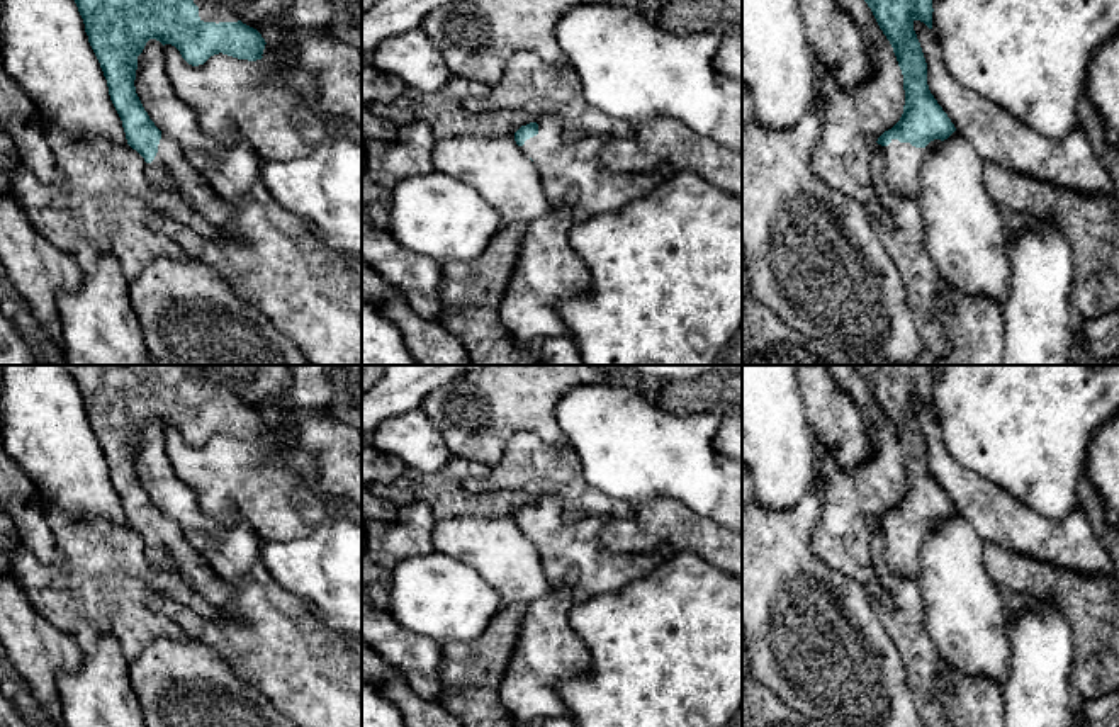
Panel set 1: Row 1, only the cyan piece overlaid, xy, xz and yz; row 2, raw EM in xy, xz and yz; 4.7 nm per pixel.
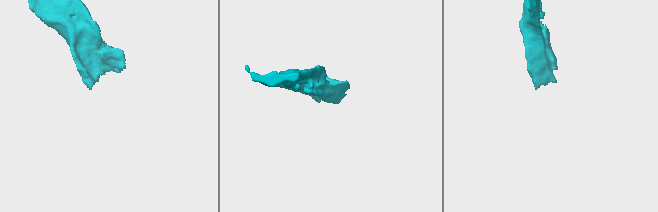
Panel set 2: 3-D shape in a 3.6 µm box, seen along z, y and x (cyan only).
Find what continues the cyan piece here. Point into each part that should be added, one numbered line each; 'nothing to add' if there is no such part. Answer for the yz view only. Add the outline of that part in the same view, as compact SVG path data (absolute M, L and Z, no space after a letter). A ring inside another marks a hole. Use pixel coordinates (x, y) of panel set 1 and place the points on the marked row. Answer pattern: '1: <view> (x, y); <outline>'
1: yz (902, 162); M891 139L888 146L874 143L873 149L878 151L885 161L888 187L900 195L919 200L922 161L939 143L941 139L934 139L925 148L915 148L898 139Z

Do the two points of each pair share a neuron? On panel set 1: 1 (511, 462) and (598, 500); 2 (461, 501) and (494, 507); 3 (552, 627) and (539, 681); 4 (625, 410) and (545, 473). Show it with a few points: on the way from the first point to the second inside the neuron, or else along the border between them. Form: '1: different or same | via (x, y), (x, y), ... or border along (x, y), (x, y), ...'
1: same | via (534, 467), (554, 471), (576, 493)
2: same | via (469, 503), (486, 505)
3: same | via (547, 641), (547, 651), (539, 661), (539, 668)
4: different | border along (569, 445), (579, 461), (583, 478), (591, 486)

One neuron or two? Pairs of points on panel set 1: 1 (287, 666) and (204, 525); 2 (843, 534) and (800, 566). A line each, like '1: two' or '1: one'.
1: one
2: two

